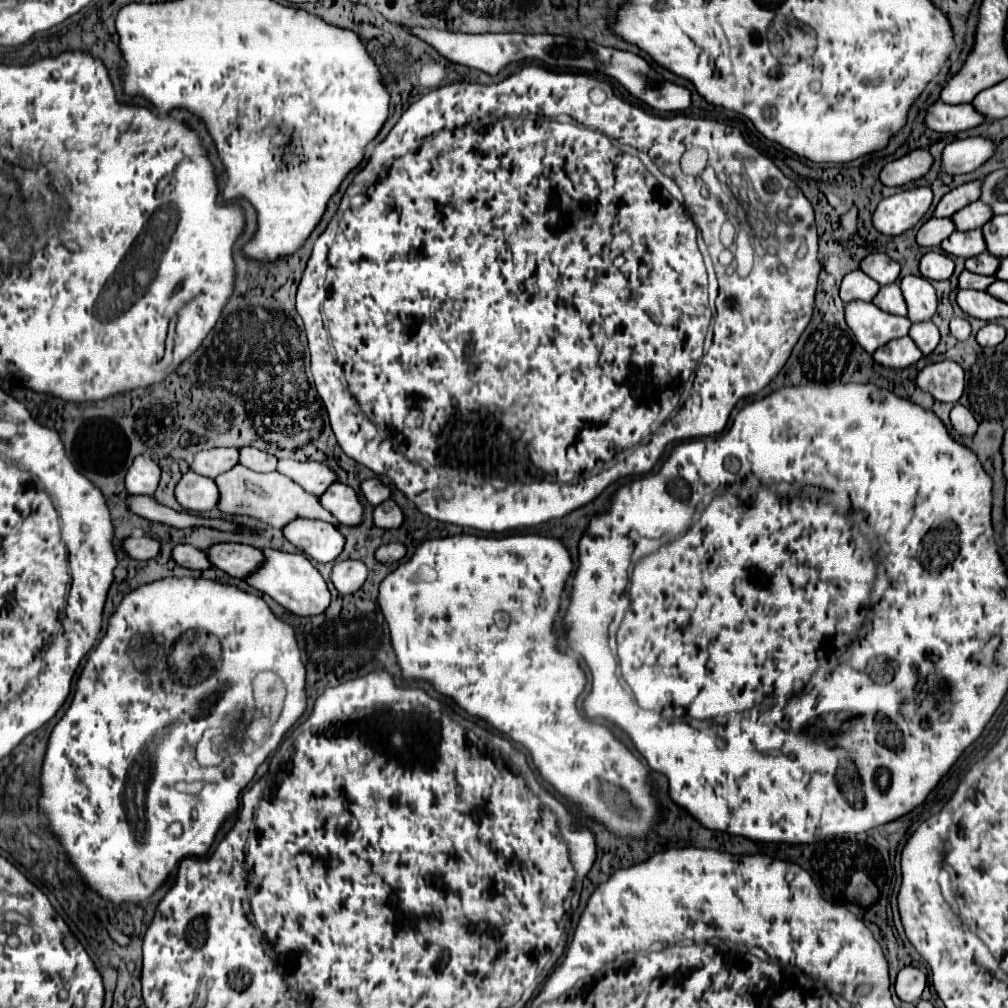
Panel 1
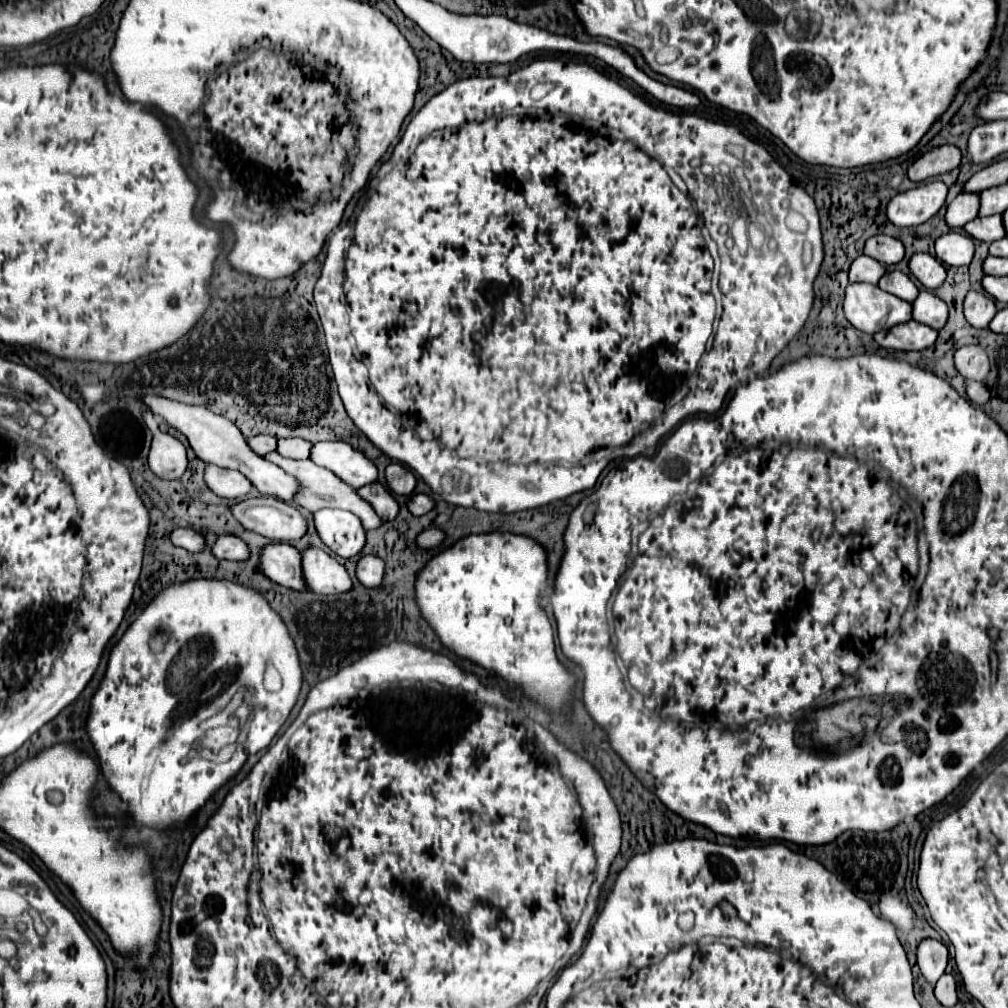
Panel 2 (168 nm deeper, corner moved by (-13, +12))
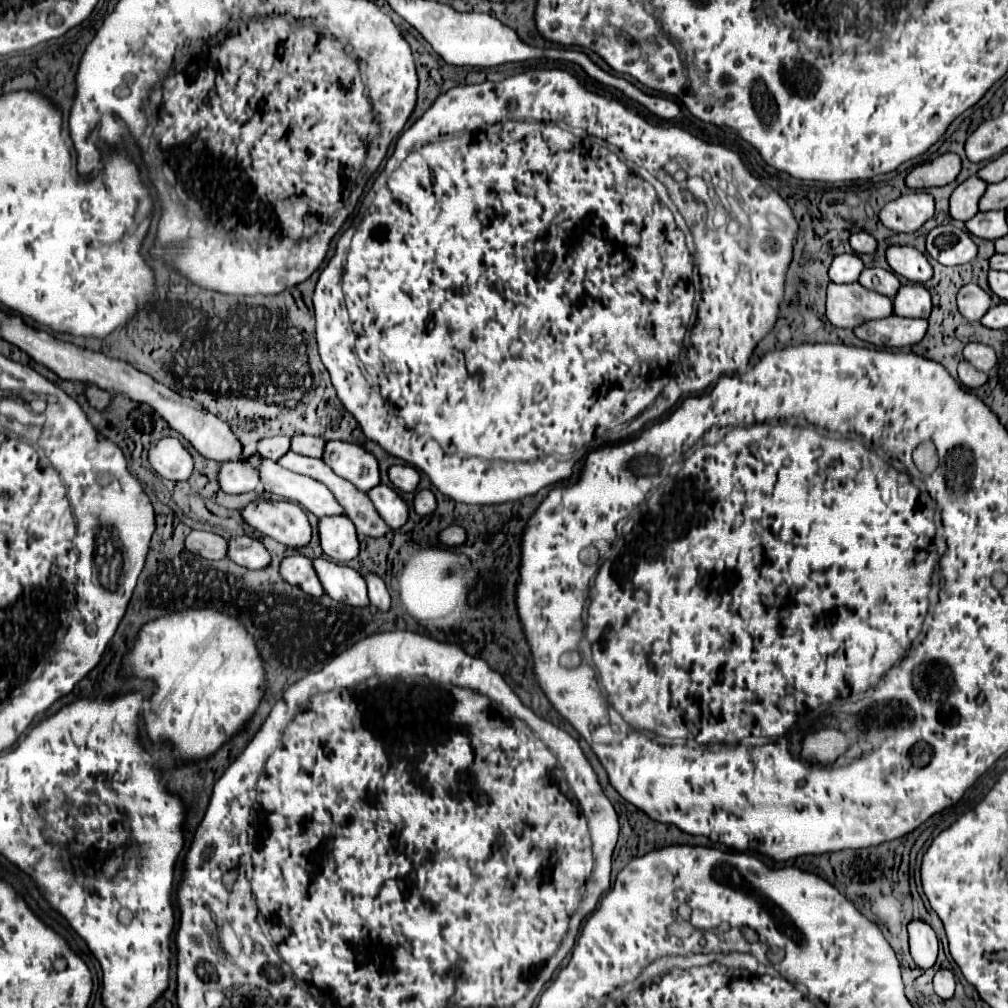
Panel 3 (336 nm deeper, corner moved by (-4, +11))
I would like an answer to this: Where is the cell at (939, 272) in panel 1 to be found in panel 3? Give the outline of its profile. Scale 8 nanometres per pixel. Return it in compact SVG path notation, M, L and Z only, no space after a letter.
M952 224L930 230L926 238L926 250L936 262L944 266L968 264L976 256L976 244L972 242L970 234Z

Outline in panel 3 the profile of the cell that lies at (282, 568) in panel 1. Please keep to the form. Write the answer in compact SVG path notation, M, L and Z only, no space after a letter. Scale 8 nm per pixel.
M324 558L312 560L312 566L324 588L324 594L332 596L332 600L348 606L368 606L366 582L354 568Z

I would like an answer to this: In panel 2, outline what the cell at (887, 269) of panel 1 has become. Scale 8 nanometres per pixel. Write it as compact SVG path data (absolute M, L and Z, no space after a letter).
M873 235L865 243L865 255L877 259L883 265L893 265L905 257L905 249L899 239L887 235Z

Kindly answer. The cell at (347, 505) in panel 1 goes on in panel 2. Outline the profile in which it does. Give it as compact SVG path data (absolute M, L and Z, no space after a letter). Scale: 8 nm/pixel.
M371 483L365 485L361 489L357 489L357 493L369 501L373 505L373 509L377 511L377 515L383 521L393 521L399 515L399 503L395 501L395 497L391 495L391 491L383 485L383 483Z

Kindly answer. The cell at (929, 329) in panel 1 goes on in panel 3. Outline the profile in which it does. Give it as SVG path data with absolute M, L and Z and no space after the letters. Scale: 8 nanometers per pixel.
M904 284L894 300L894 314L904 318L928 318L932 312L930 292L922 284Z

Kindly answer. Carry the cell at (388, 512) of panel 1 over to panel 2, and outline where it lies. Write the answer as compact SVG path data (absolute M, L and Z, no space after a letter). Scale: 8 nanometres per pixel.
M419 493L419 495L411 497L411 501L407 503L407 507L409 507L409 511L411 511L413 515L425 515L425 513L429 513L429 511L435 507L435 501L433 501L429 495Z

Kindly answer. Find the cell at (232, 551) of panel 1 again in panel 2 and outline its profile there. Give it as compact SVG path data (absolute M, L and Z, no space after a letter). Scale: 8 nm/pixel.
M273 543L263 549L261 571L283 587L307 591L307 583L301 573L301 553L287 543Z

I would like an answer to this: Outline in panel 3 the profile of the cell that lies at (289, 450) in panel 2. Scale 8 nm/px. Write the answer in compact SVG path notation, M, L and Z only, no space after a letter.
M294 436L292 438L292 452L296 454L304 454L304 456L312 456L312 458L320 458L322 450L324 450L324 440L318 436Z

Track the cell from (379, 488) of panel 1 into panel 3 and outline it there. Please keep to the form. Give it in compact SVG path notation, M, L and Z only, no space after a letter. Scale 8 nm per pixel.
M392 466L388 470L388 478L392 482L394 488L402 490L402 492L414 492L414 488L418 486L418 472L412 466Z

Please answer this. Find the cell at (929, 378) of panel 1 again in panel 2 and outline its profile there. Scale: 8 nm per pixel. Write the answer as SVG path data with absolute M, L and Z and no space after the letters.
M967 345L967 347L961 347L957 353L955 353L955 365L957 365L957 371L965 377L965 381L969 383L971 379L975 381L983 381L989 373L989 357L985 353L985 349L981 345Z

